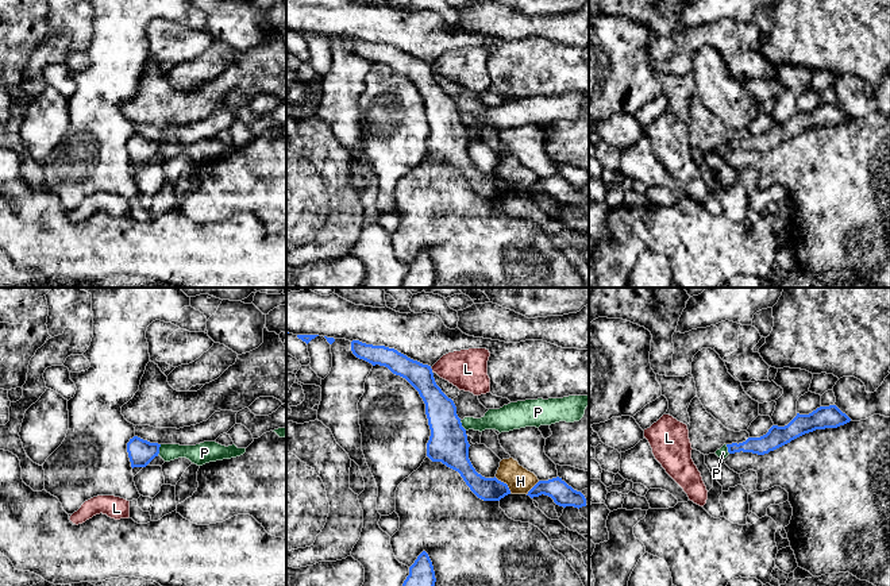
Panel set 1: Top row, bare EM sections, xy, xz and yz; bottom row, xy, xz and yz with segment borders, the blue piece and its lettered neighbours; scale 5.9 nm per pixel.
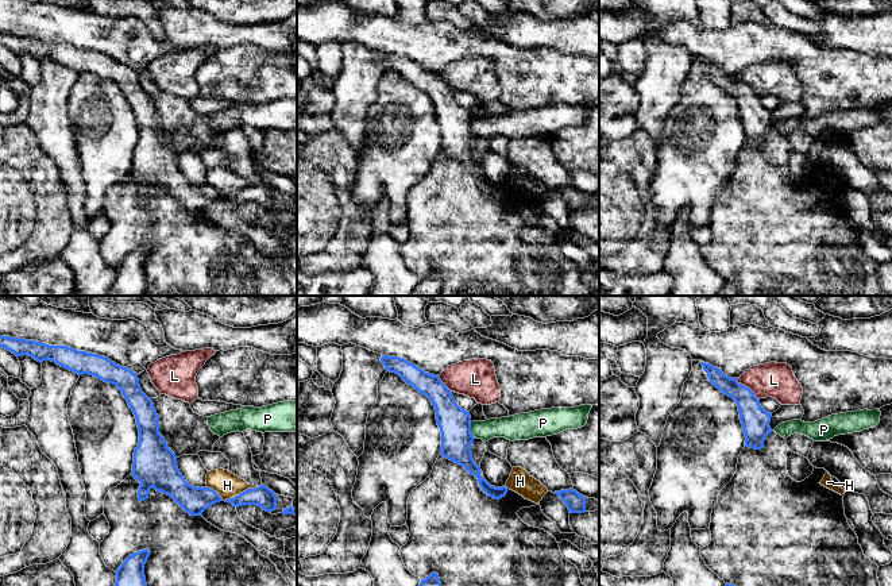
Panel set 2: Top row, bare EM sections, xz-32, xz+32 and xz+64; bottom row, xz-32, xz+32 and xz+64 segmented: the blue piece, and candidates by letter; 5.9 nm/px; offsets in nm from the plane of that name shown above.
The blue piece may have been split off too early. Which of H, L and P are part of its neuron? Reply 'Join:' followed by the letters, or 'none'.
Join: none

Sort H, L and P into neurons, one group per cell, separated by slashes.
H / L / P

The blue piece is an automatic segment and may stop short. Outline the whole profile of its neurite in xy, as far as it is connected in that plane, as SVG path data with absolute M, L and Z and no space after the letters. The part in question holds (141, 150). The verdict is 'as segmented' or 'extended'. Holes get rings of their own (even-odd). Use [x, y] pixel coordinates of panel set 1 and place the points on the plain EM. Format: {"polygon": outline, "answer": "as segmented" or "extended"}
{"polygon": "M134 134L127 140L127 150L131 165L146 165L159 151L161 142L150 140L138 134Z", "answer": "as segmented"}

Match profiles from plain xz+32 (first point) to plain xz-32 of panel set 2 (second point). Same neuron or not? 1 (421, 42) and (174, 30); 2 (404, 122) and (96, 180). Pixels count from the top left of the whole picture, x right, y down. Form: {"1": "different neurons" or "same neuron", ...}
{"1": "different neurons", "2": "same neuron"}

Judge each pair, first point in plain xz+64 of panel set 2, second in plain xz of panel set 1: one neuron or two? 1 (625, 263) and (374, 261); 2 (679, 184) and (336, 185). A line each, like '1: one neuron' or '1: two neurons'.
1: two neurons
2: two neurons

